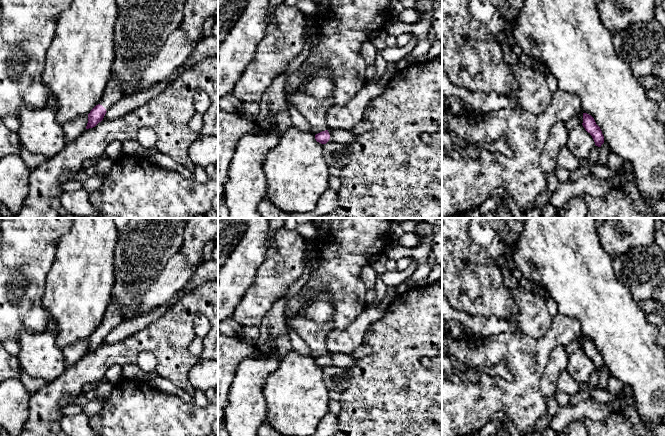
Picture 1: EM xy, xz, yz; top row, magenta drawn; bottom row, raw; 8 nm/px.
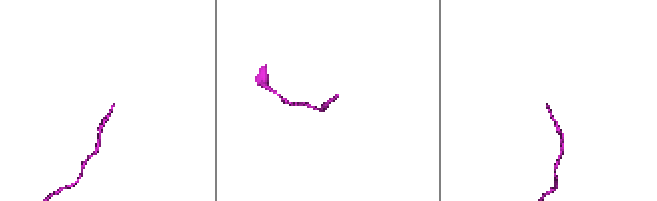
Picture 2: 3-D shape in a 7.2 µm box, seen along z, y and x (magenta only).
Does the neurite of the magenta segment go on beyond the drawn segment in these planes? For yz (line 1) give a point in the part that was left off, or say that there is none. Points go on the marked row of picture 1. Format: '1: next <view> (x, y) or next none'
1: next none

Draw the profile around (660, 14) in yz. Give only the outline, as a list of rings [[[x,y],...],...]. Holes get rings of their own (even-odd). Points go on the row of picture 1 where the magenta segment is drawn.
[[[655,6],[655,19],[666,30],[666,10],[662,6]]]

